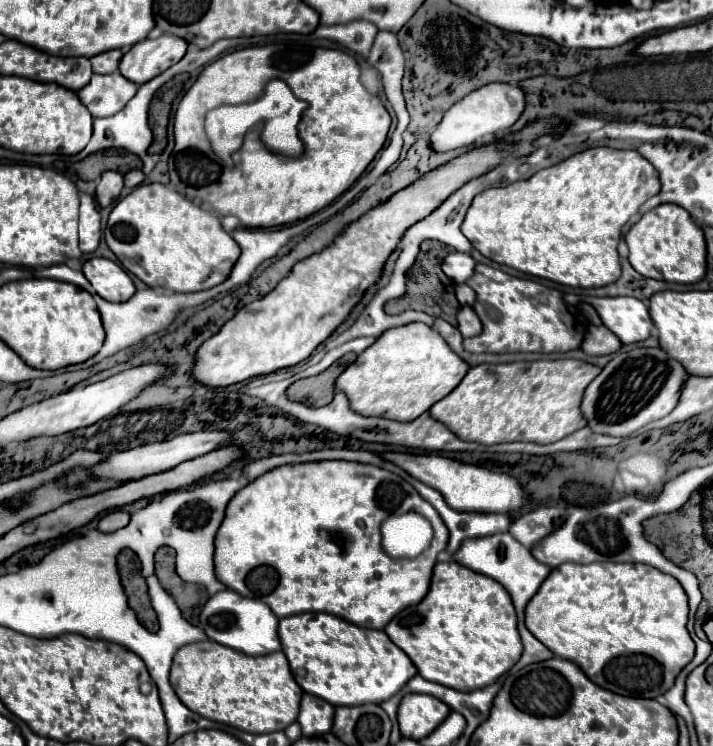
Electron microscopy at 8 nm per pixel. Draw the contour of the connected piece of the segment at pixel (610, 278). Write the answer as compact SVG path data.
M587 149L531 179L477 195L463 221L463 233L495 263L569 287L603 287L621 277L617 245L623 223L659 187L655 167L637 151Z

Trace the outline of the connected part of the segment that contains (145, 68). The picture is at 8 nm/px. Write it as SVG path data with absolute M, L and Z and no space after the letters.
M161 35L157 39L145 39L133 45L121 59L119 71L133 83L147 83L171 65L183 59L187 41L175 35Z

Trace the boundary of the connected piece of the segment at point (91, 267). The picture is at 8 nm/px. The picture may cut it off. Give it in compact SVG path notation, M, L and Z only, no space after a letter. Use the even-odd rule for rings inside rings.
M91 257L83 263L83 275L93 285L95 293L107 301L121 303L133 297L135 285L131 277L113 261Z

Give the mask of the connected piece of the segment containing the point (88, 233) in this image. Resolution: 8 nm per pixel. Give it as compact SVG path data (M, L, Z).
M81 193L79 207L79 249L83 253L93 253L101 241L101 215L97 213L95 199Z

